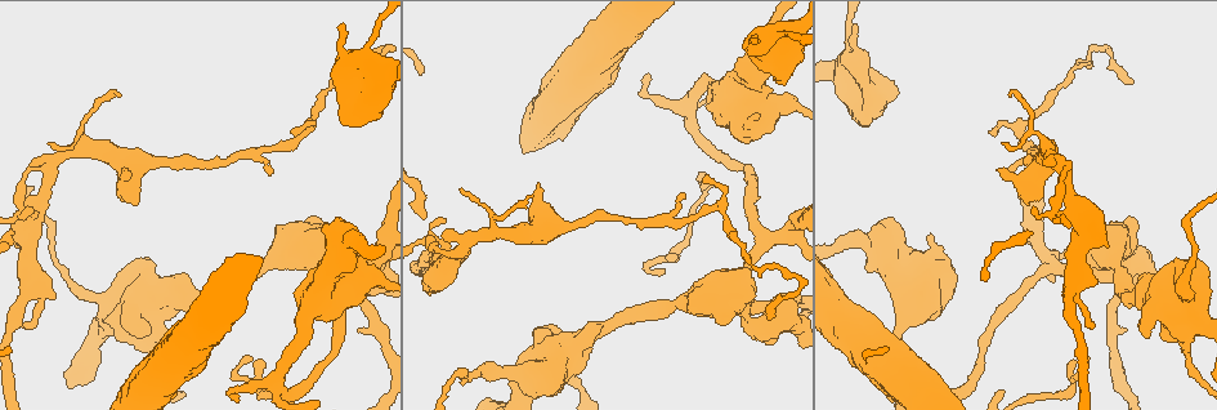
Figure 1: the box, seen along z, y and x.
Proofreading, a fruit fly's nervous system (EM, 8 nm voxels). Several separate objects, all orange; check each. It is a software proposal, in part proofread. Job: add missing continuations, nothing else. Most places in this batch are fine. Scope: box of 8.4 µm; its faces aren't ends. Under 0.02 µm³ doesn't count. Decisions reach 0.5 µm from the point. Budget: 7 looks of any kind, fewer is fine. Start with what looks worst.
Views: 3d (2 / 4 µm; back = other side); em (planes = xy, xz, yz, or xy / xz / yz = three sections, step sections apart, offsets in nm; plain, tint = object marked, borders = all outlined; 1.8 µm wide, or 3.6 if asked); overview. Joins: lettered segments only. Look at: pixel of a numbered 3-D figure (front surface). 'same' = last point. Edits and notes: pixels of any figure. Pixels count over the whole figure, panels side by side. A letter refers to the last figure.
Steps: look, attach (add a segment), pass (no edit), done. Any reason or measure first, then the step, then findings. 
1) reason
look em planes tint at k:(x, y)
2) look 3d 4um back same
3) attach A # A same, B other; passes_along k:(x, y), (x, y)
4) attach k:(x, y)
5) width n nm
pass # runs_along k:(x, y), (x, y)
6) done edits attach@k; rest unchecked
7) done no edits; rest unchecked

calibre changes
look em 3.6um xz step 8 borders at 1:(1082, 209)

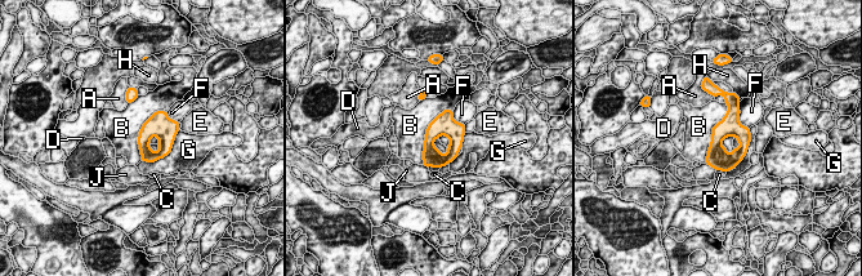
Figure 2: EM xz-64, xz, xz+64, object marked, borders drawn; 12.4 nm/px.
pass # A other, B other, C other, D other, E other, F other, G other, H other, J other; border 2:(452, 110), (429, 124), (421, 164); none of them fits

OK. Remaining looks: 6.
free end
look em planes tint at 1:(205, 365)

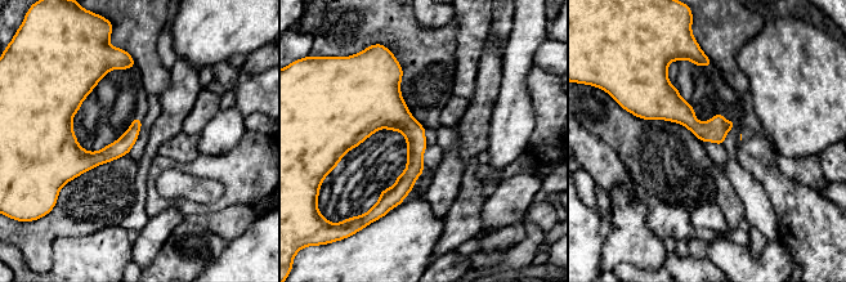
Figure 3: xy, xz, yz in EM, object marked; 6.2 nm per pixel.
look em planes borders same

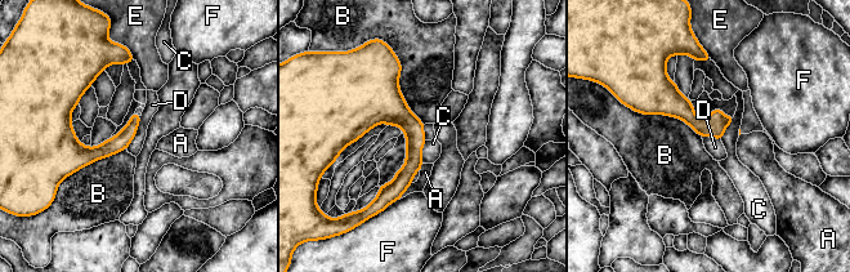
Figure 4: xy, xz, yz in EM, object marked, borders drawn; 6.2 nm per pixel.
pass # A other, B other, C other, D other, E other, F other; runs_along 4:(128, 57), (103, 63), (68, 102), (67, 172); none of them fits

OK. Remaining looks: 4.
look 3d 2um at 1:(1188, 357)

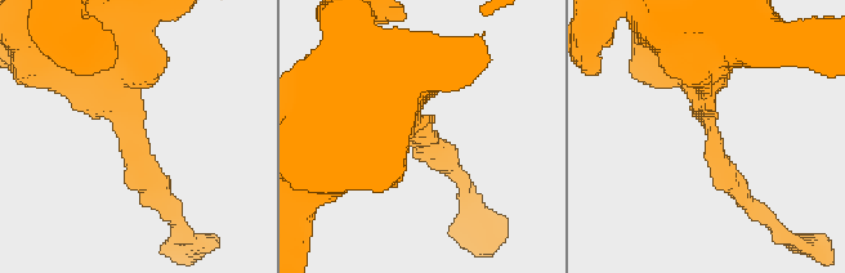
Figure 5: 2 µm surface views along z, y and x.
now the EM
look em planes borders at 5:(710, 132)

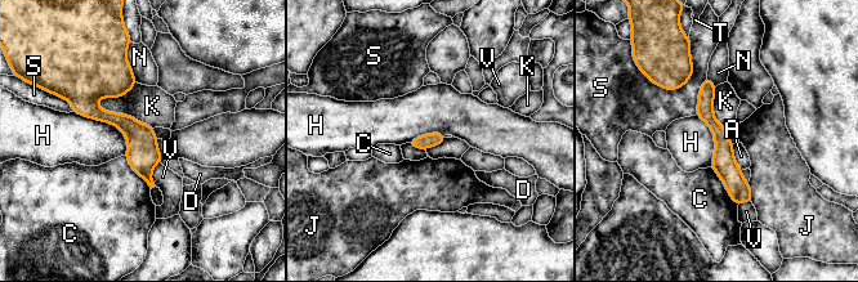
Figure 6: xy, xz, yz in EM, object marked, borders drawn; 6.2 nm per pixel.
pass # A other, C other, D other, H other, J other, K other, N other, S other, T other, V other; runs_along 6:(706, 84), (706, 115), (746, 198); no lettered segment goes on from it

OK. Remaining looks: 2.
done no edits; rest unchecked

